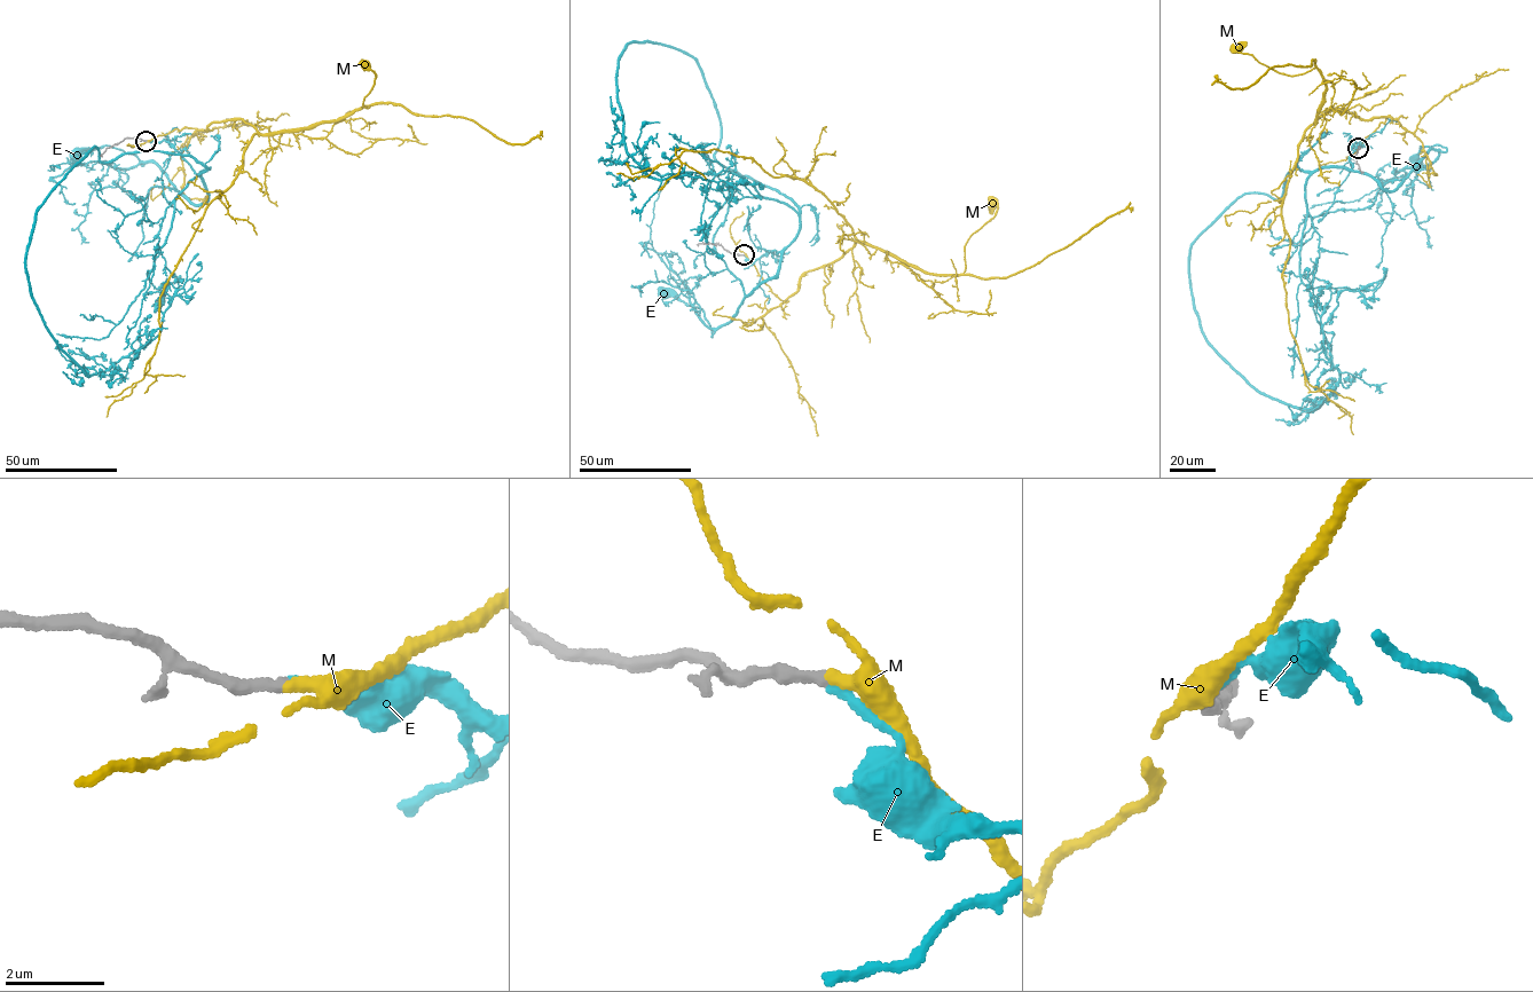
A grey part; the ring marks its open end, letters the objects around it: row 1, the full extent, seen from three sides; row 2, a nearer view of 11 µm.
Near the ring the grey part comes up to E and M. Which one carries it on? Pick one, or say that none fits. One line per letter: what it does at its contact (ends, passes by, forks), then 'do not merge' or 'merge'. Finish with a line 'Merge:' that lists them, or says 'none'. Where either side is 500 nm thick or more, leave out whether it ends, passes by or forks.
E: it ends | do not merge
M: it passes by | merge
Merge: M

